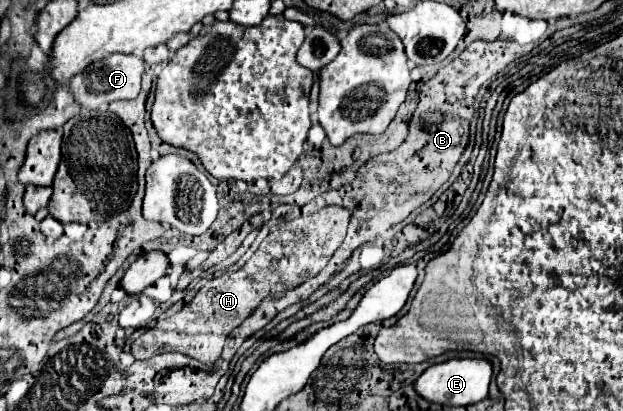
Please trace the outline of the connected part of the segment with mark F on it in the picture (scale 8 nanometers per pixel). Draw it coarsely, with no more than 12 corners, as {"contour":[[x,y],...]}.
{"contour":[[110,54],[76,74],[70,94],[84,108],[132,100],[144,60]]}

